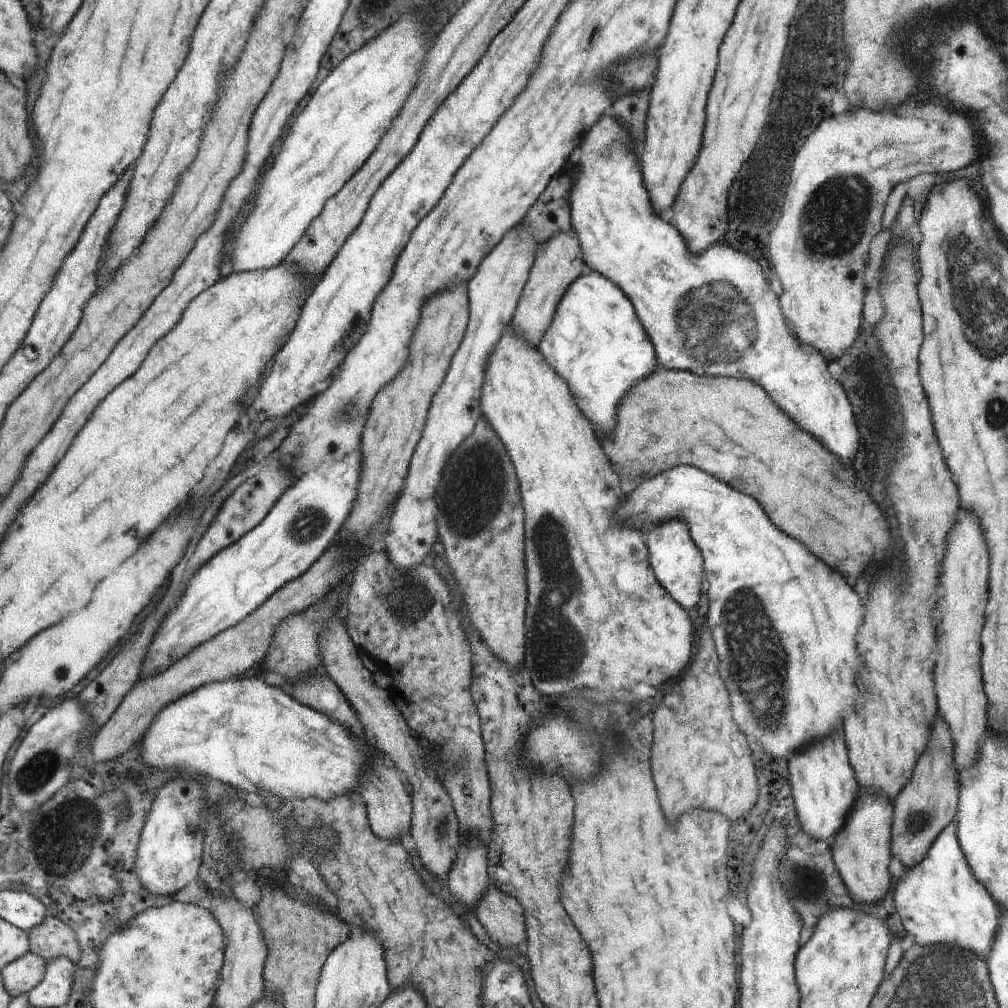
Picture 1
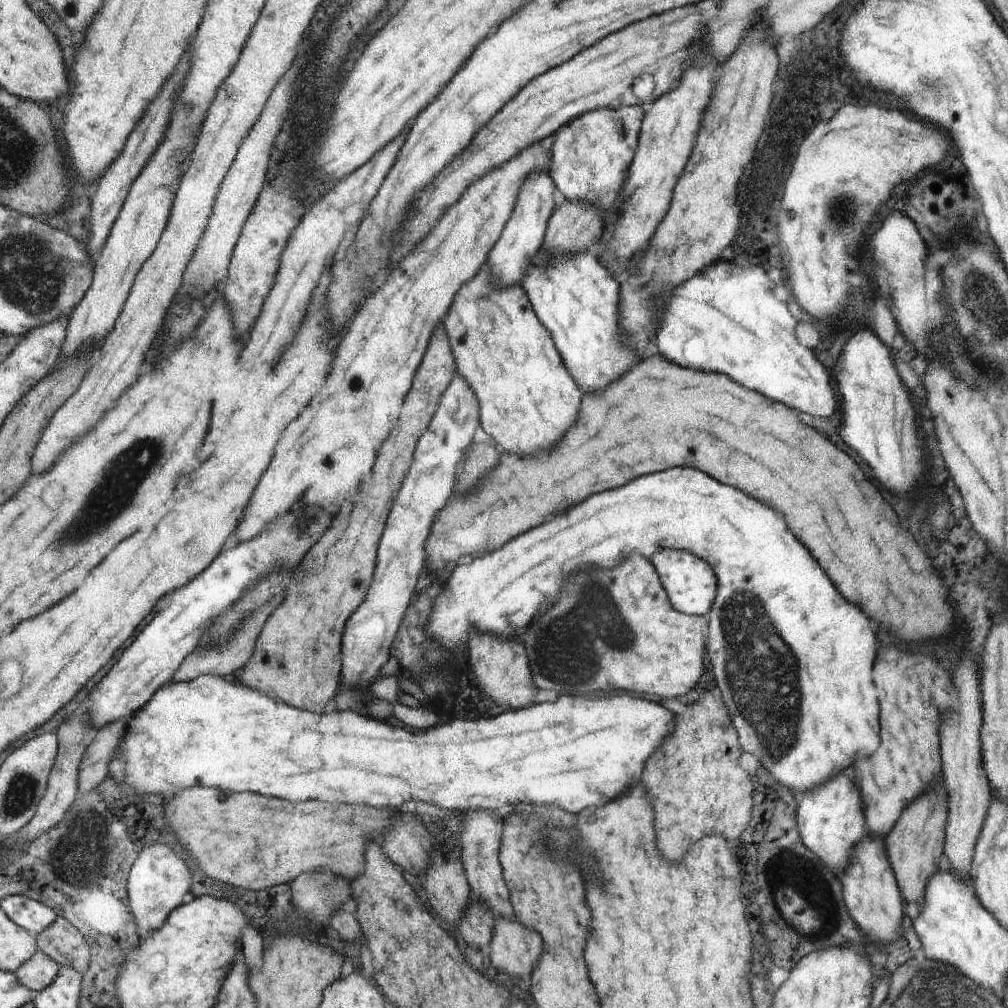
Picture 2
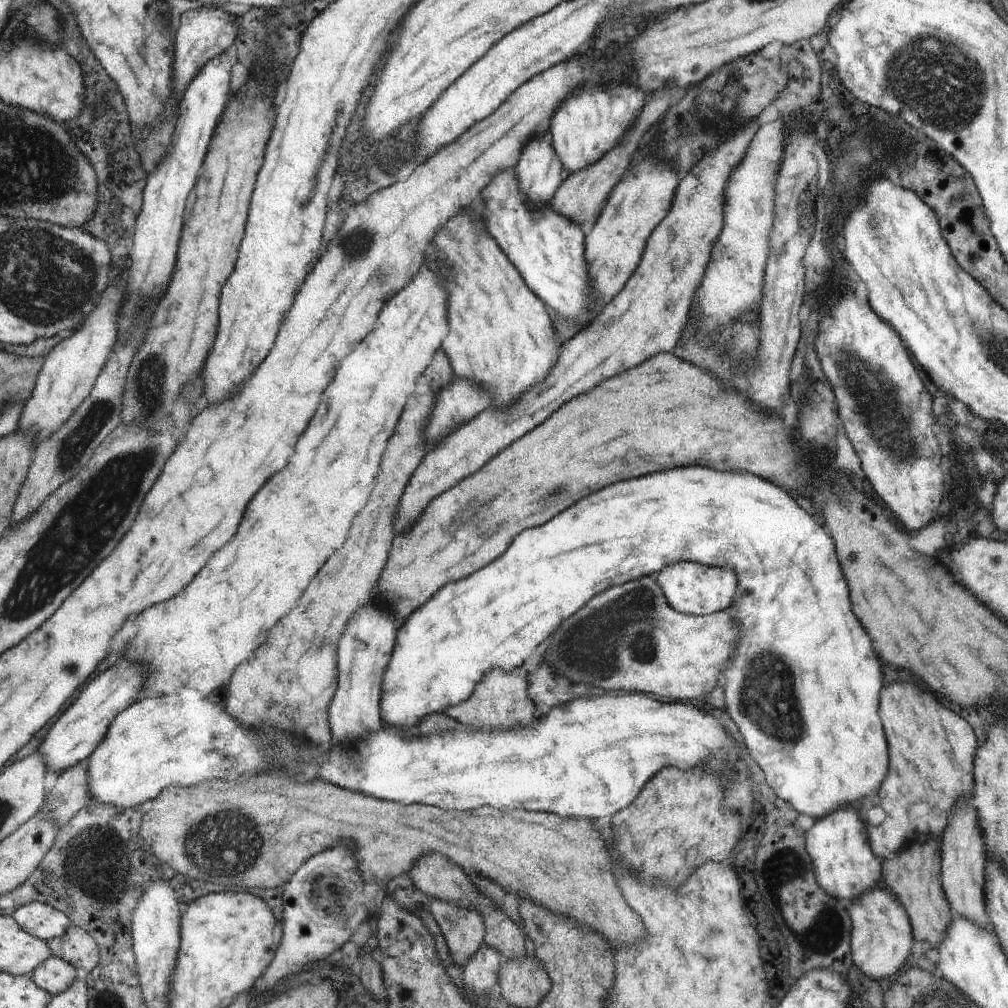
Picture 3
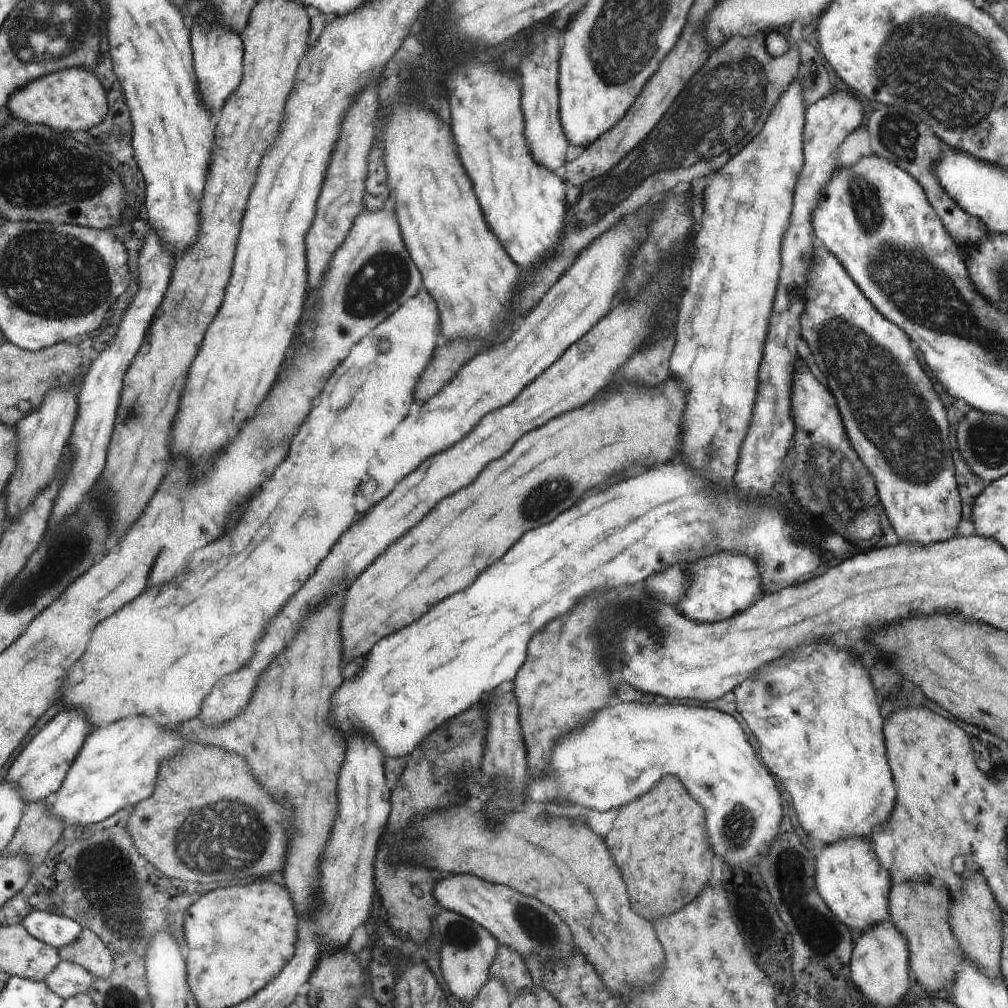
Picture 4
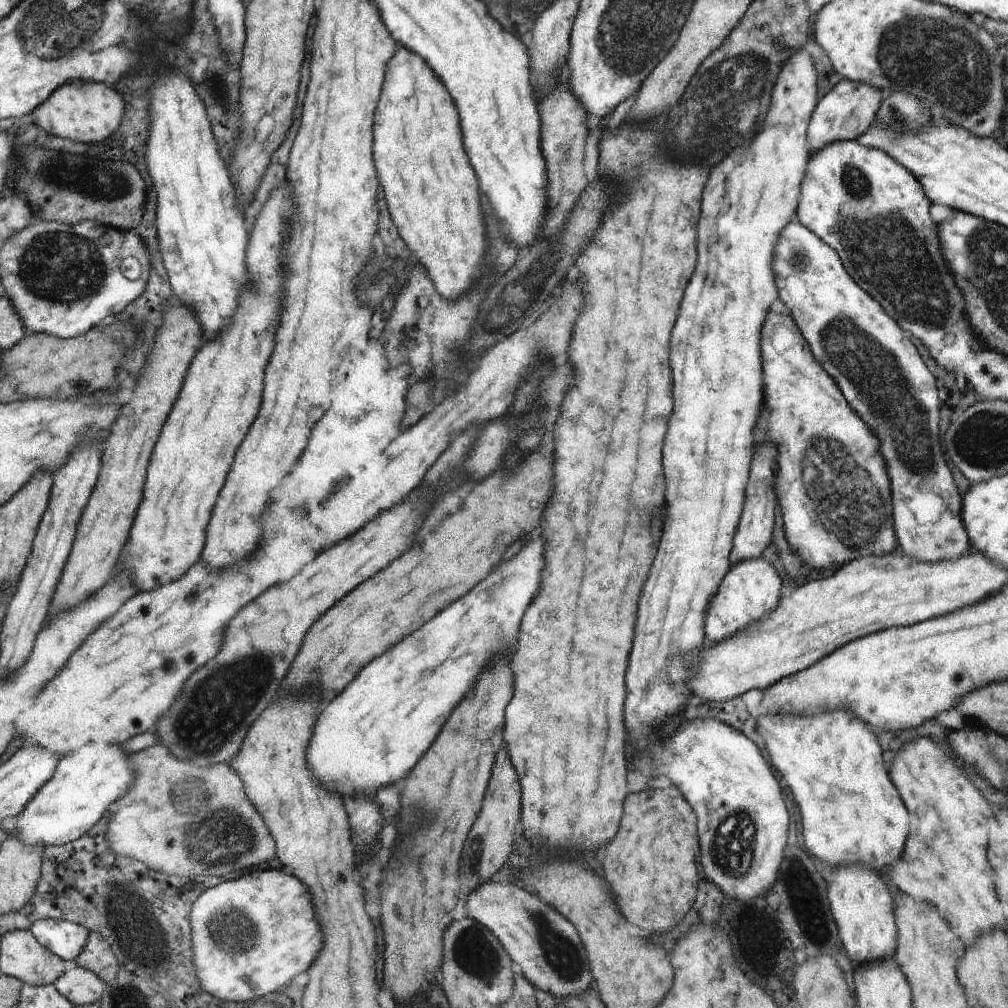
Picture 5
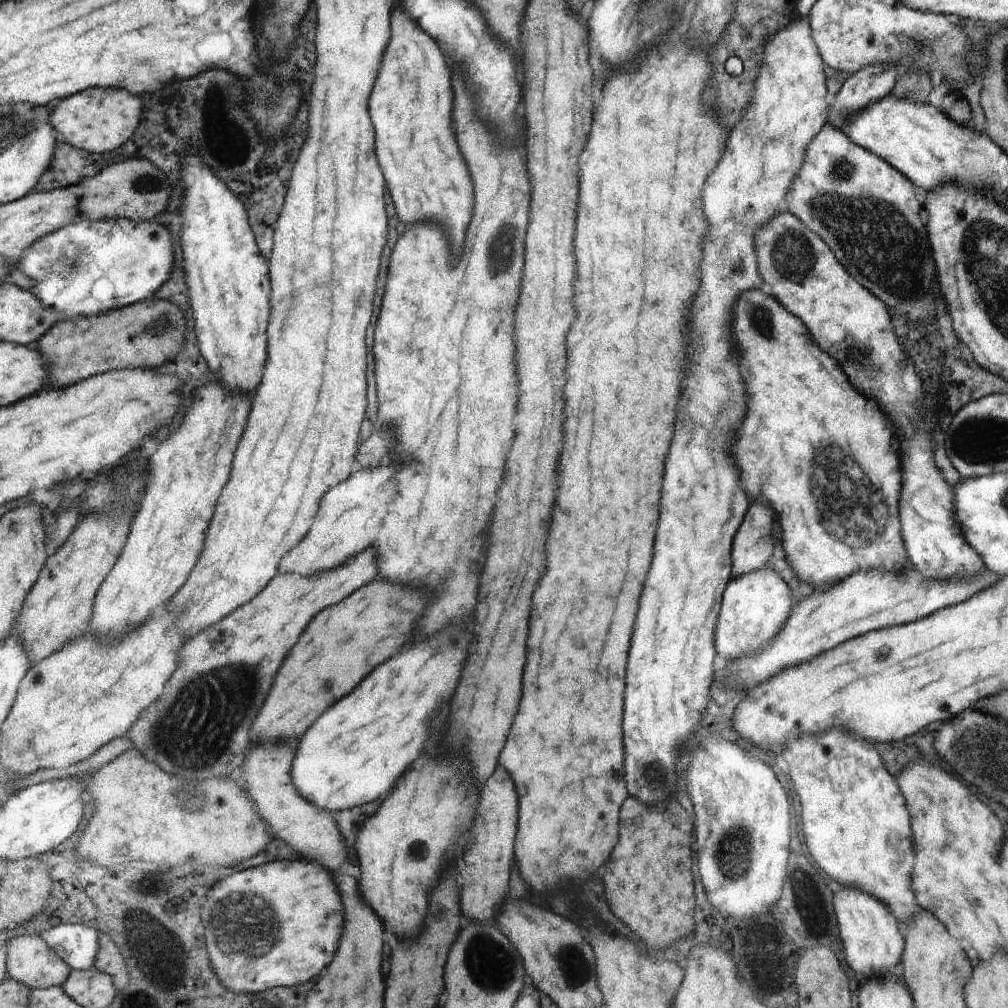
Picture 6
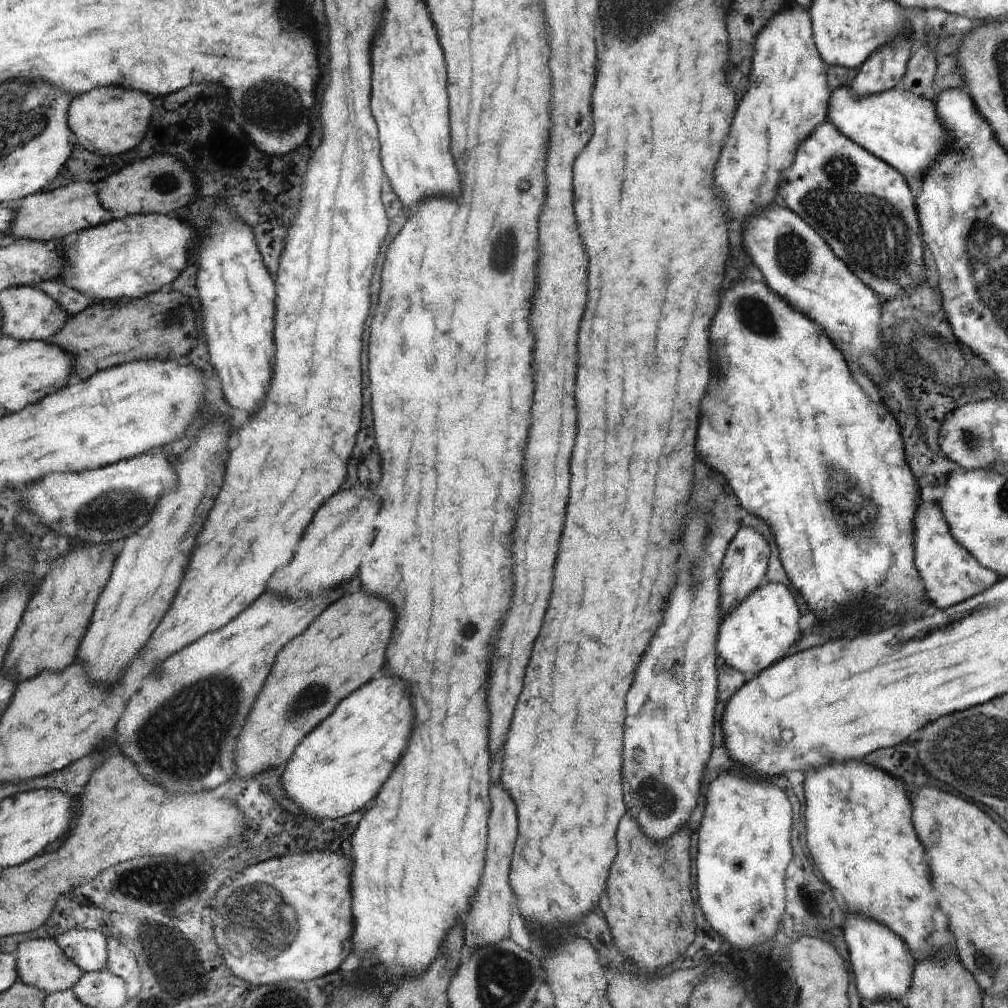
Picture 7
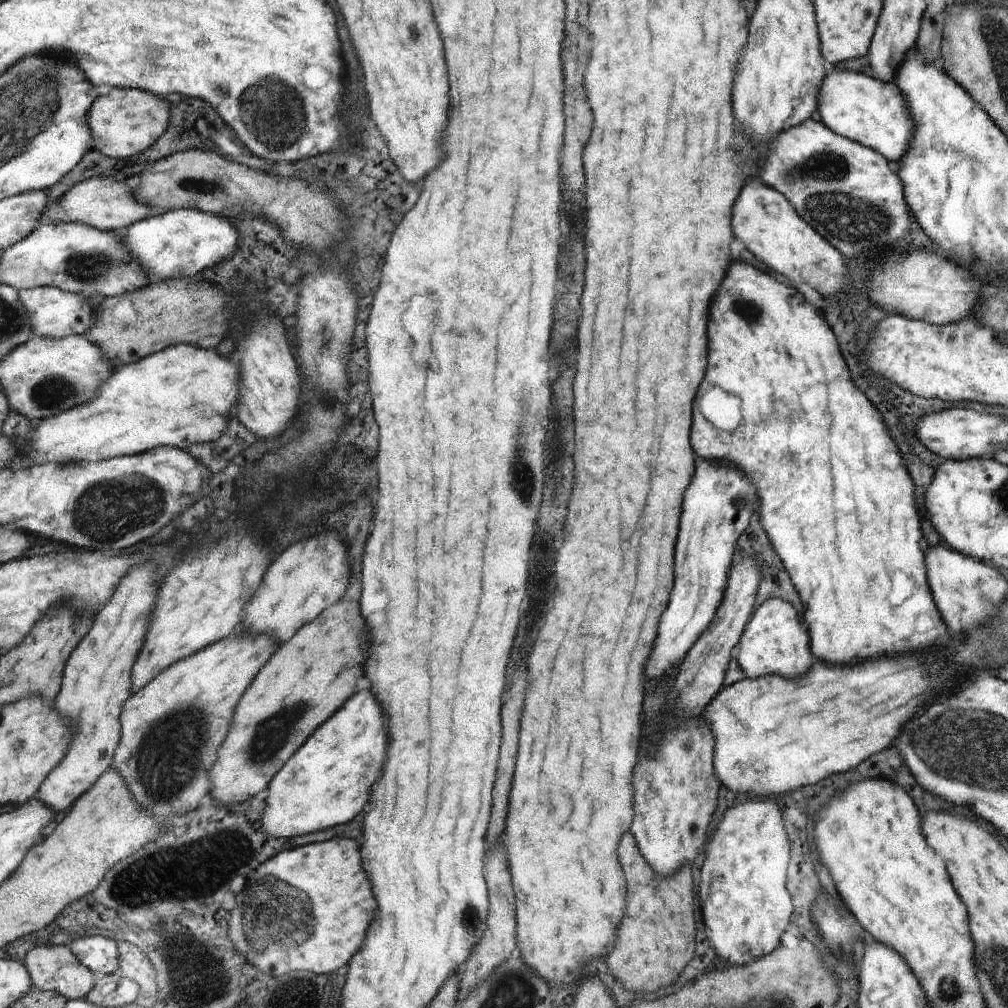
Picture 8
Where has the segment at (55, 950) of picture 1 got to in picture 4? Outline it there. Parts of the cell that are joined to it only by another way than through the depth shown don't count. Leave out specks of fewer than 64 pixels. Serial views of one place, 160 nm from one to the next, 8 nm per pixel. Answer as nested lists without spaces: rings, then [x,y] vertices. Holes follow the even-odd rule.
[[[88,927],[85,928],[80,940],[60,951],[64,961],[82,965],[93,972],[96,978],[110,978],[117,970],[112,950],[104,944],[104,940],[97,932],[88,930]]]

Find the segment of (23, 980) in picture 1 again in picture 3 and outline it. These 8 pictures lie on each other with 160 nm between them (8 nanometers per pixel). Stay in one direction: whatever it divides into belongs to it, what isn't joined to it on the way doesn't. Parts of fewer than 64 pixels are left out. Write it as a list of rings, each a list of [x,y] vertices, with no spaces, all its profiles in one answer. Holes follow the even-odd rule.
[[[54,956],[48,963],[44,963],[38,968],[32,974],[32,978],[47,991],[62,994],[69,991],[82,975],[82,970],[70,961],[60,956]]]

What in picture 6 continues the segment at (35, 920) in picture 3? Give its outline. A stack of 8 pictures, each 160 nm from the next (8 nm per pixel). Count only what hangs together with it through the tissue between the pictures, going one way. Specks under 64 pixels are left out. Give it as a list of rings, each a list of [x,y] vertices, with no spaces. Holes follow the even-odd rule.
[[[62,924],[43,938],[74,969],[95,969],[101,950],[100,933],[84,924]]]

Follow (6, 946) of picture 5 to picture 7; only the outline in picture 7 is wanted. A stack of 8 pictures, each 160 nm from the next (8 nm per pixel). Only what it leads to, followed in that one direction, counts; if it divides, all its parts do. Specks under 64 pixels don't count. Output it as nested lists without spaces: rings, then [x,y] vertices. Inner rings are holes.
[[[31,939],[25,941],[17,953],[21,979],[25,984],[36,986],[49,995],[75,990],[85,976],[85,970],[71,960],[55,939]]]

